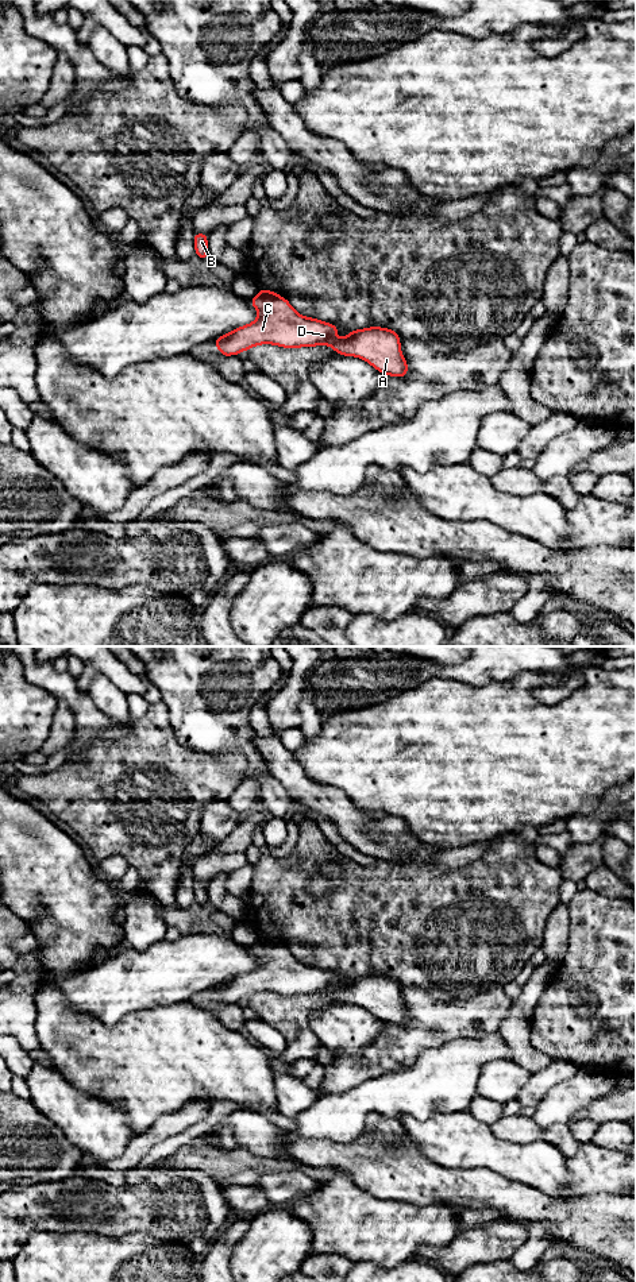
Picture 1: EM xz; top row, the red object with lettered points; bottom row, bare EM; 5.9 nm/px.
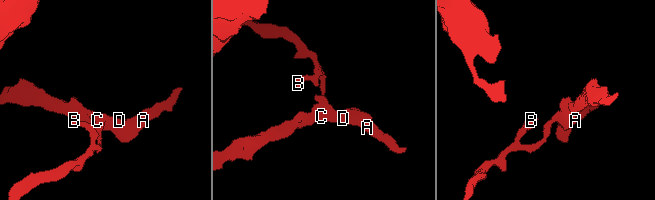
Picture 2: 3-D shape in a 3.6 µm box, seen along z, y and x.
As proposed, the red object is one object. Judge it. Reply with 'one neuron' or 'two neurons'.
two neurons

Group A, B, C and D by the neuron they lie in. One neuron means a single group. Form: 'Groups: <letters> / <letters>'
Groups: A C D / B

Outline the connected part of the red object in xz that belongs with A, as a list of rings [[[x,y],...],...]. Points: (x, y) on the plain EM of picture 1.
[[[255,943],[248,949],[259,965],[212,988],[224,1005],[258,992],[284,996],[329,992],[338,1003],[358,1004],[383,1023],[408,1023],[408,1009],[402,1004],[401,986],[396,978],[374,973],[351,978],[346,985],[335,988],[339,980],[336,973],[298,962],[285,945]]]

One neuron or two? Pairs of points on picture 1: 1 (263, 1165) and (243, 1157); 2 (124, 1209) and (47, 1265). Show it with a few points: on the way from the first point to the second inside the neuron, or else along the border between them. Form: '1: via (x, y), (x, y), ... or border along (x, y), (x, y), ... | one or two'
1: via (258, 1163), (249, 1161) | one
2: border along (60, 1232), (123, 1235) | two

